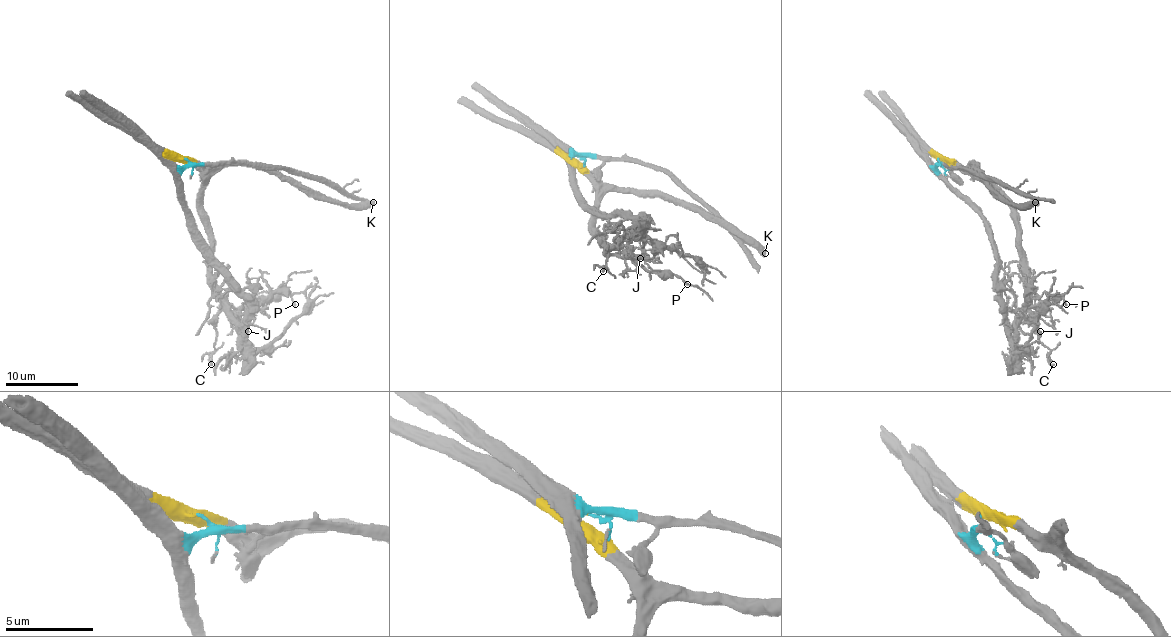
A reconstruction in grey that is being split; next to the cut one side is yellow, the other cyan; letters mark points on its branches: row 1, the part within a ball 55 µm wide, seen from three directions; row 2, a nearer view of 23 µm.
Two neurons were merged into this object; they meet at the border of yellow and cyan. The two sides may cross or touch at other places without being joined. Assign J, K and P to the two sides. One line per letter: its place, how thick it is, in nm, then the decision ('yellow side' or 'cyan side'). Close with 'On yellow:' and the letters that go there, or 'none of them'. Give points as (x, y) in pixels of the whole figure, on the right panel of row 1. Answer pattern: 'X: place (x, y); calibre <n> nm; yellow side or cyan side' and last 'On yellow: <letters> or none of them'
J: place (1040, 331); calibre 100 nm; cyan side
K: place (1035, 202); calibre 600 nm; yellow side
P: place (1066, 304); calibre 140 nm; yellow side
On yellow: K, P

